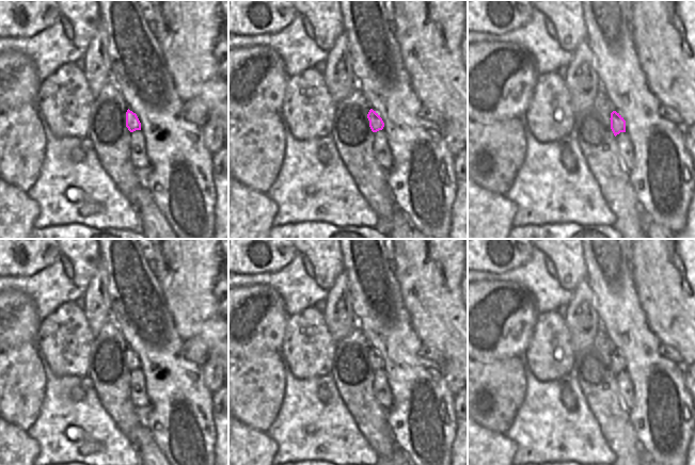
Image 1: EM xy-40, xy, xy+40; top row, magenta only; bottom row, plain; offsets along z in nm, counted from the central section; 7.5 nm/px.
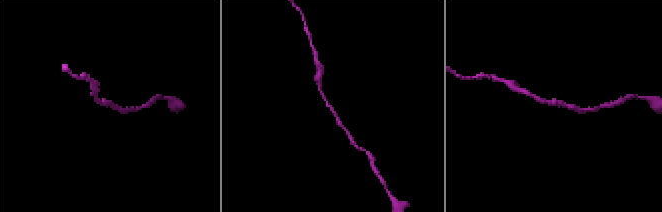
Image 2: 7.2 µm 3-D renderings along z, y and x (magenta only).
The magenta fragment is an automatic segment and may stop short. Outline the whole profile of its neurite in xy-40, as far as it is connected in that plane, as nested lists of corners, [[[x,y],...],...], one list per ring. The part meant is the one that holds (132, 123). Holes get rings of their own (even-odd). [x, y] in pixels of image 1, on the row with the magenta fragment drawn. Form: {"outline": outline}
{"outline": [[[129,109],[126,112],[126,127],[130,132],[141,130],[141,123],[137,114],[130,111]]]}

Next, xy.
{"outline": [[[373,109],[369,110],[369,112],[367,114],[367,118],[369,121],[369,127],[370,127],[370,129],[372,129],[373,132],[377,132],[377,131],[383,129],[384,123],[382,121],[382,118]]]}

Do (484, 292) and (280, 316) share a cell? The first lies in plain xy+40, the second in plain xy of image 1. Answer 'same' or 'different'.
same

